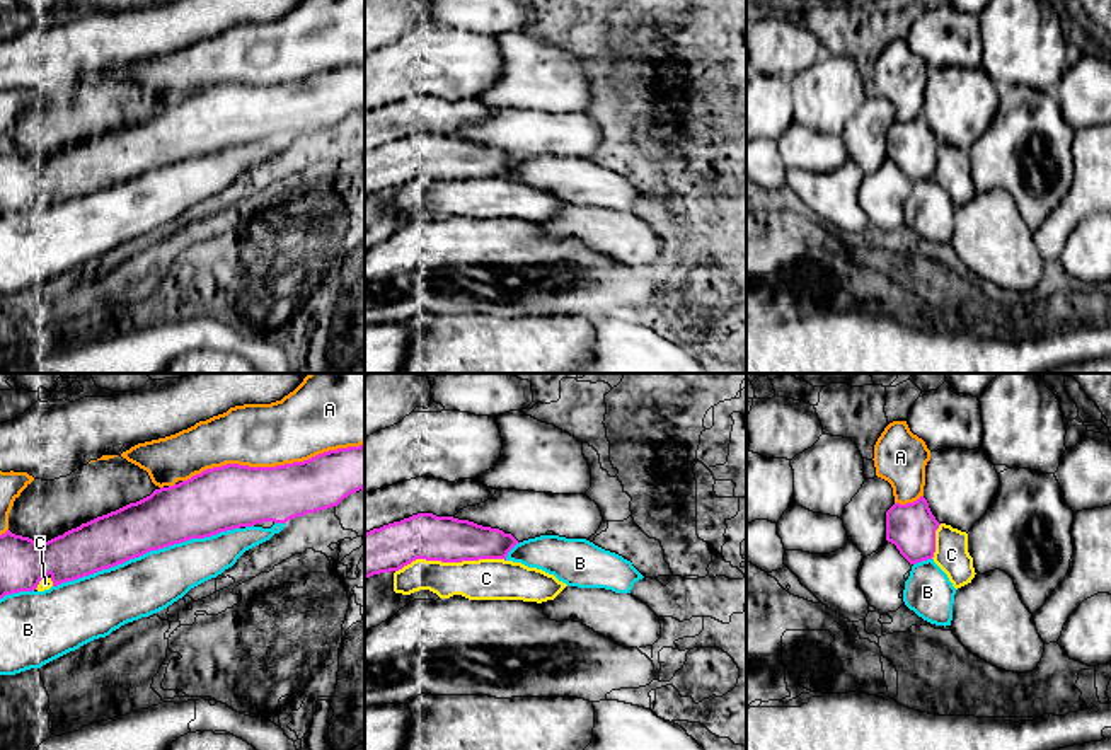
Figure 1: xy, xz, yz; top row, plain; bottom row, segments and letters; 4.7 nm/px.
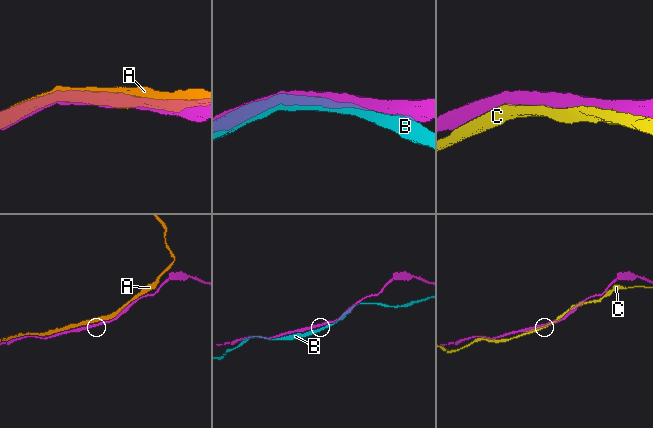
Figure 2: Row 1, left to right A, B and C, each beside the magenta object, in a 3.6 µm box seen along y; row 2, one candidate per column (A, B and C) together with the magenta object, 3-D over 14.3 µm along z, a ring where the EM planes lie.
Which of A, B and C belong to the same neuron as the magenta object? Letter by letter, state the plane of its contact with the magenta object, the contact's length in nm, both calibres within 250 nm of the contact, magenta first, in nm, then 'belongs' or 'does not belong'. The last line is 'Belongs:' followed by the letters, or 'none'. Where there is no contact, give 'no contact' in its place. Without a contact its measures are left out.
A: xy | 900 nm | 300/320 nm | does not belong
B: xy | 900 nm | 280/280 nm | does not belong
C: xz | 500 nm | 220/190 nm | does not belong
Belongs: none

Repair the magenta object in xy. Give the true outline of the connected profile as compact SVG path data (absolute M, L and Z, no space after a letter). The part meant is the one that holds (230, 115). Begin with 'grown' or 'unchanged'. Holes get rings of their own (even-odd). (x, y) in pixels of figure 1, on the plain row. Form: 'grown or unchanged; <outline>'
unchanged; M365 61L276 85L227 82L206 87L44 162L7 148L0 153L0 216L36 208L48 193L53 205L58 205L191 157L204 157L262 140L286 141L291 136L337 124L360 107L365 107Z

